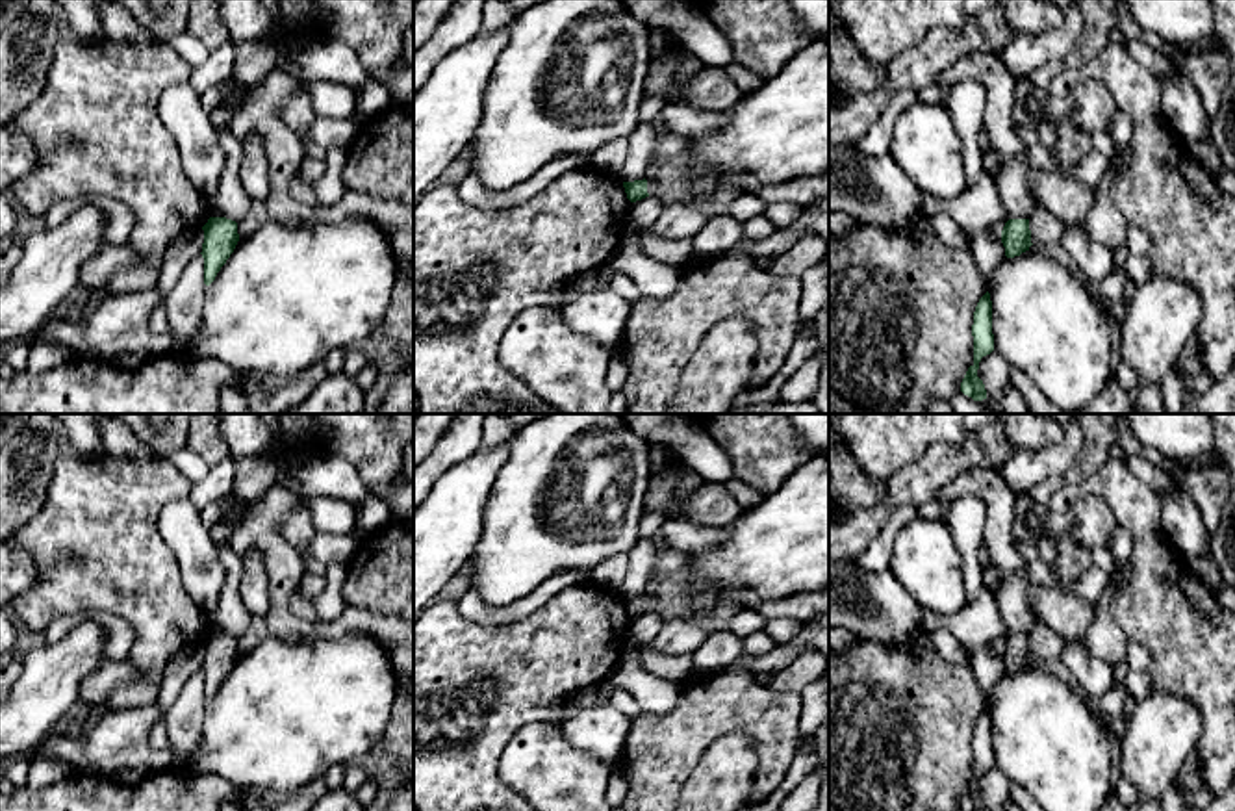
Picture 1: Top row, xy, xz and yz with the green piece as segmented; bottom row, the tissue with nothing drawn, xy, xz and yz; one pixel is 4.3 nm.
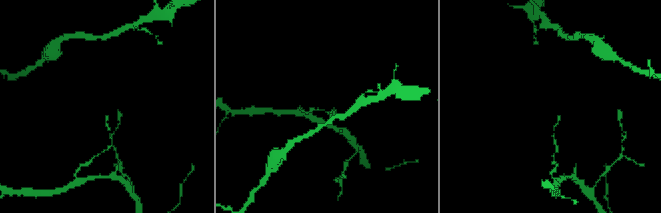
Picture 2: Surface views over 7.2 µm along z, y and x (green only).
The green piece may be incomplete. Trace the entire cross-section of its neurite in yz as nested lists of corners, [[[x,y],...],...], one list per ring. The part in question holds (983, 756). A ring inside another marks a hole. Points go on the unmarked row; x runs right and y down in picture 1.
[[[988,707],[979,714],[975,722],[972,752],[974,752],[974,779],[968,783],[961,798],[961,807],[964,811],[987,811],[985,800],[977,792],[977,785],[981,774],[994,766],[992,716]]]

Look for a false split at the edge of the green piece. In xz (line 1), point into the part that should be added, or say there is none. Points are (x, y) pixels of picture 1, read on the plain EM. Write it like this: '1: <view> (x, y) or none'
1: none

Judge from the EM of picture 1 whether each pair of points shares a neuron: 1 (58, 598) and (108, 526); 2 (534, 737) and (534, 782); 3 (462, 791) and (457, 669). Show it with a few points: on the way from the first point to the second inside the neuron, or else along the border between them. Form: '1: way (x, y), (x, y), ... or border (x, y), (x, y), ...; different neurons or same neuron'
1: way (73, 579), (93, 557), (97, 544); same neuron
2: way (534, 748), (534, 771); same neuron
3: way (475, 750), (514, 687), (497, 669); same neuron

